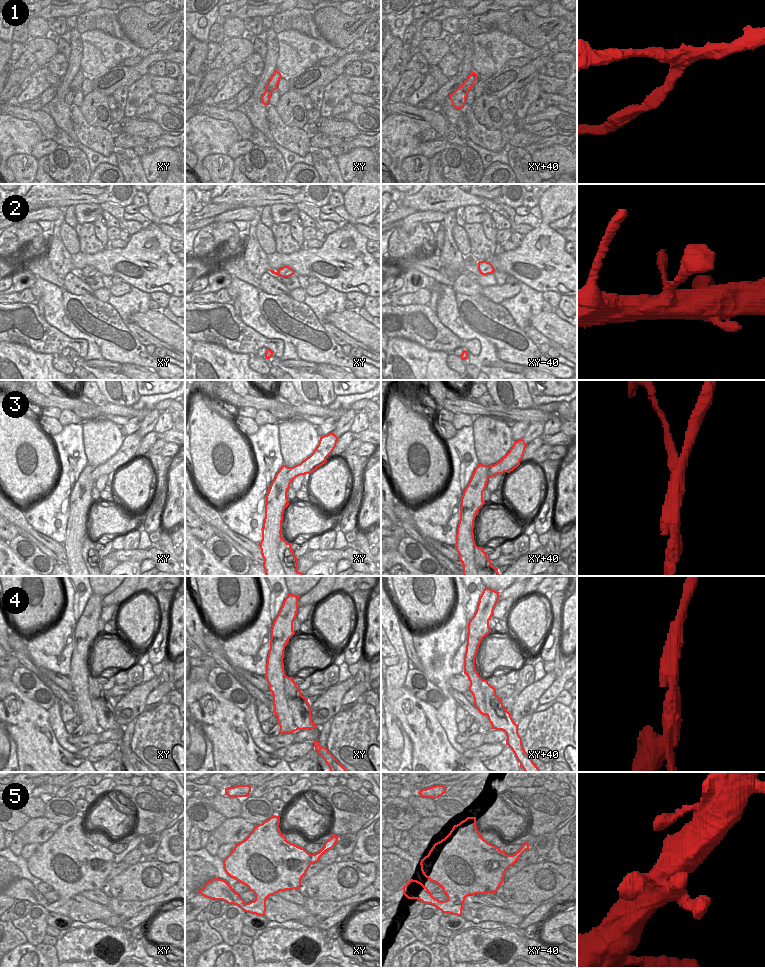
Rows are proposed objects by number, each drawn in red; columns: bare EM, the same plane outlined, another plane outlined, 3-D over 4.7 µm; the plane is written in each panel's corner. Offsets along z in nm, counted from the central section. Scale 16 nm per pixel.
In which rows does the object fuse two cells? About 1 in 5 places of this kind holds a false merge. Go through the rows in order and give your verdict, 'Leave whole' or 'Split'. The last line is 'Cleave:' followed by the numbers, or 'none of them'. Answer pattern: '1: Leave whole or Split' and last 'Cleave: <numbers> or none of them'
1: Leave whole
2: Leave whole
3: Split
4: Split
5: Leave whole
Cleave: 3, 4

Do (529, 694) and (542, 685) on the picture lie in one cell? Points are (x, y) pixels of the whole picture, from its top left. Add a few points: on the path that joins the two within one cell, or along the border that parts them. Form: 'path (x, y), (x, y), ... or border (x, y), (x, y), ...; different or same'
path (532, 693), (539, 687); same

